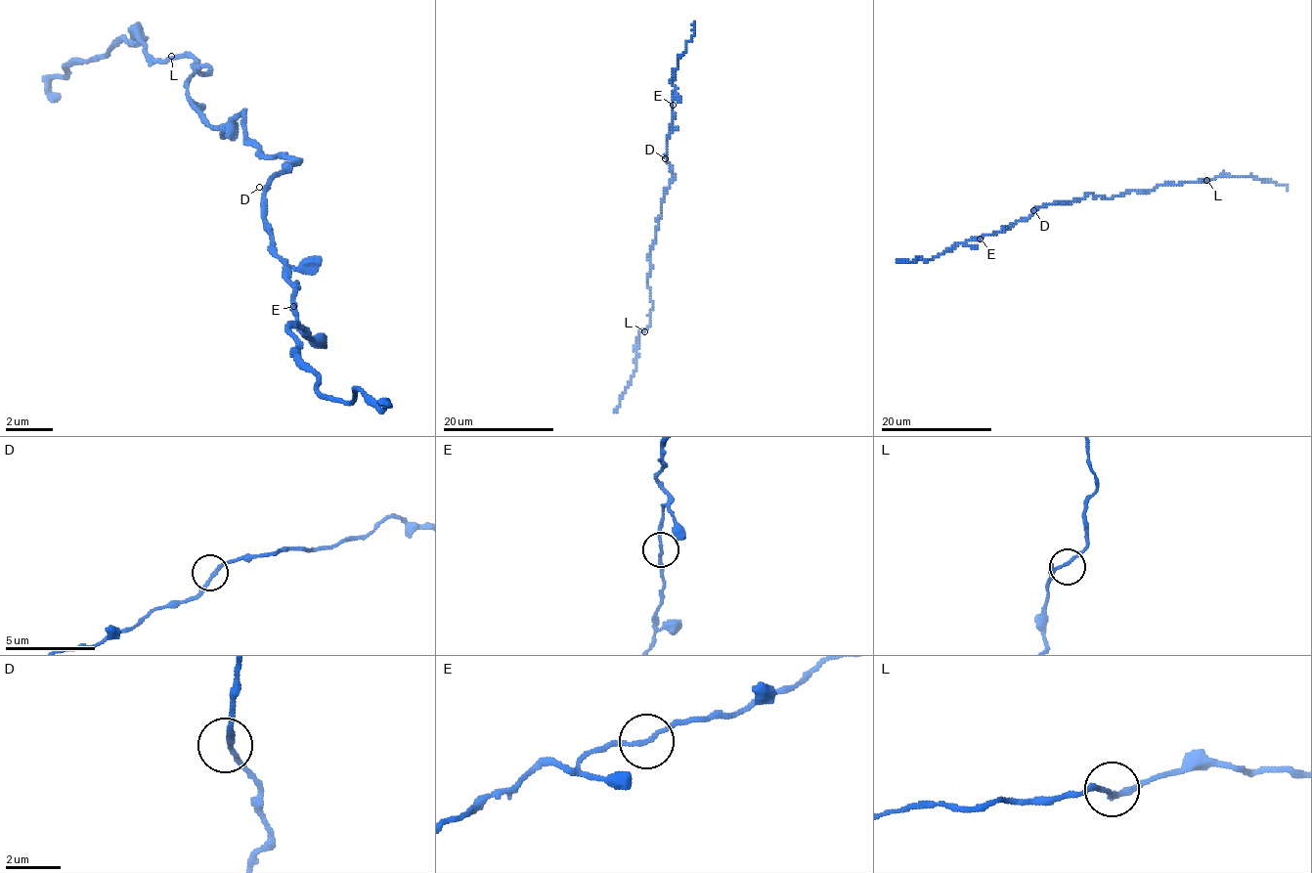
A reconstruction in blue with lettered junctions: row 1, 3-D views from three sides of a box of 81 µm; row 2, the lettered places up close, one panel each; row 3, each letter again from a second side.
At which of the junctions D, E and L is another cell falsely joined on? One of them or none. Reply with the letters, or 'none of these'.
E

